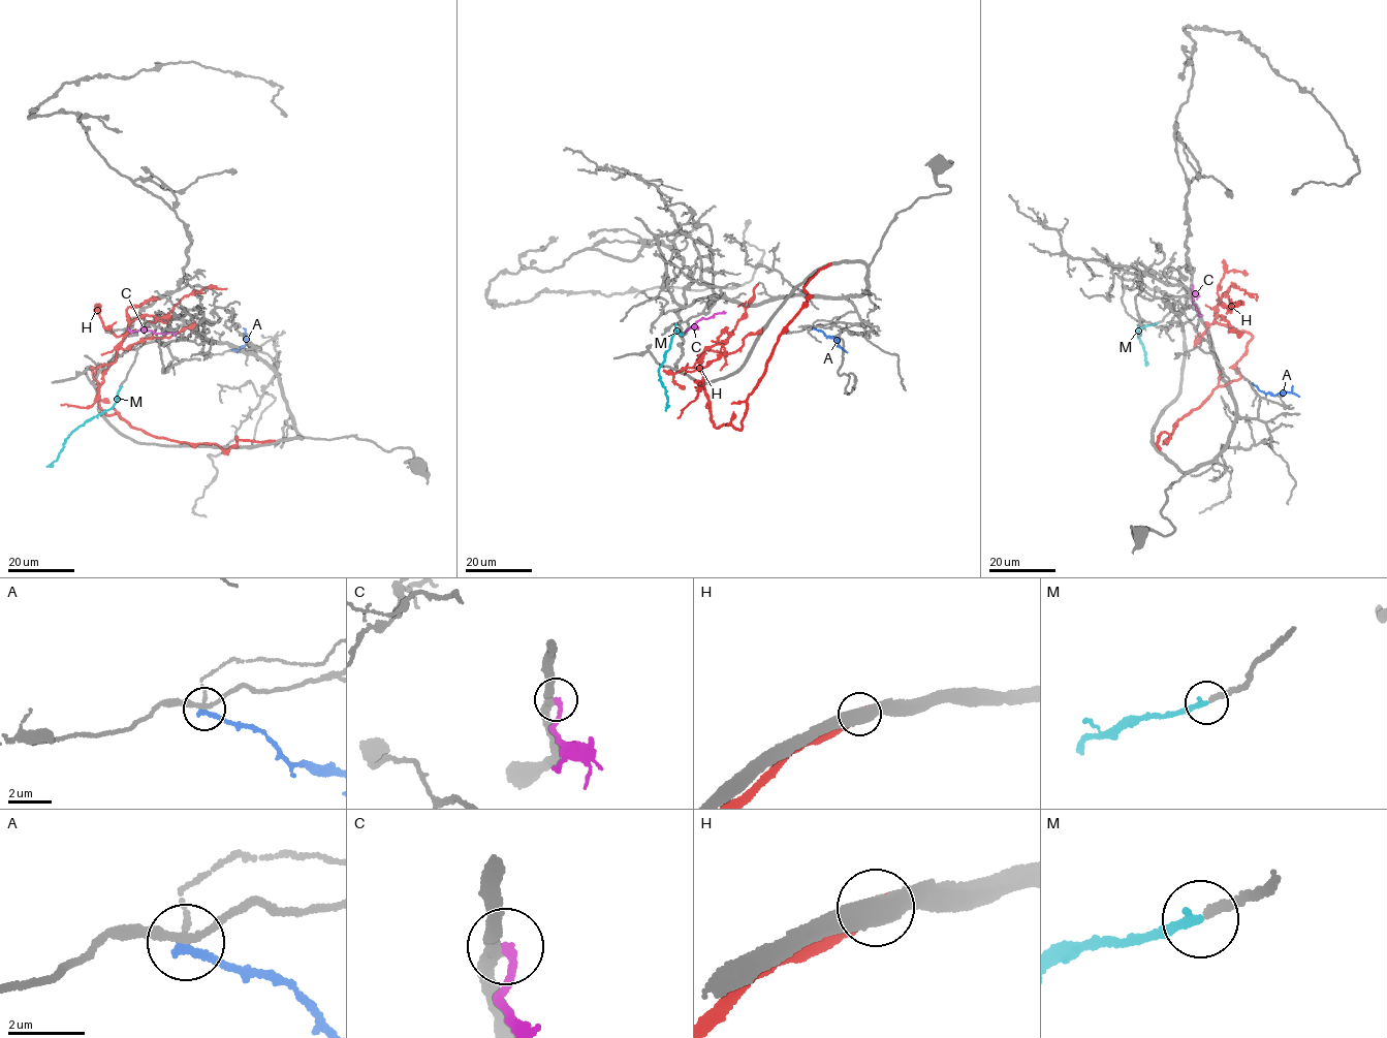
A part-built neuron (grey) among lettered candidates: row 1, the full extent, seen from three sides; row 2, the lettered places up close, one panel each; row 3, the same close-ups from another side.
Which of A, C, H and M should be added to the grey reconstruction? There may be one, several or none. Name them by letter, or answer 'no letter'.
M

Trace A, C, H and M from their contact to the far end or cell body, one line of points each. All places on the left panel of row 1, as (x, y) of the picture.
A: (232, 349), (244, 346), (246, 334)
C: (128, 329), (157, 334), (177, 331)
H: (273, 441), (185, 442), (99, 407), (90, 369), (115, 360), (131, 321), (162, 317), (206, 287), (226, 288)
M: (120, 387), (112, 408), (70, 434), (57, 460), (46, 467)

